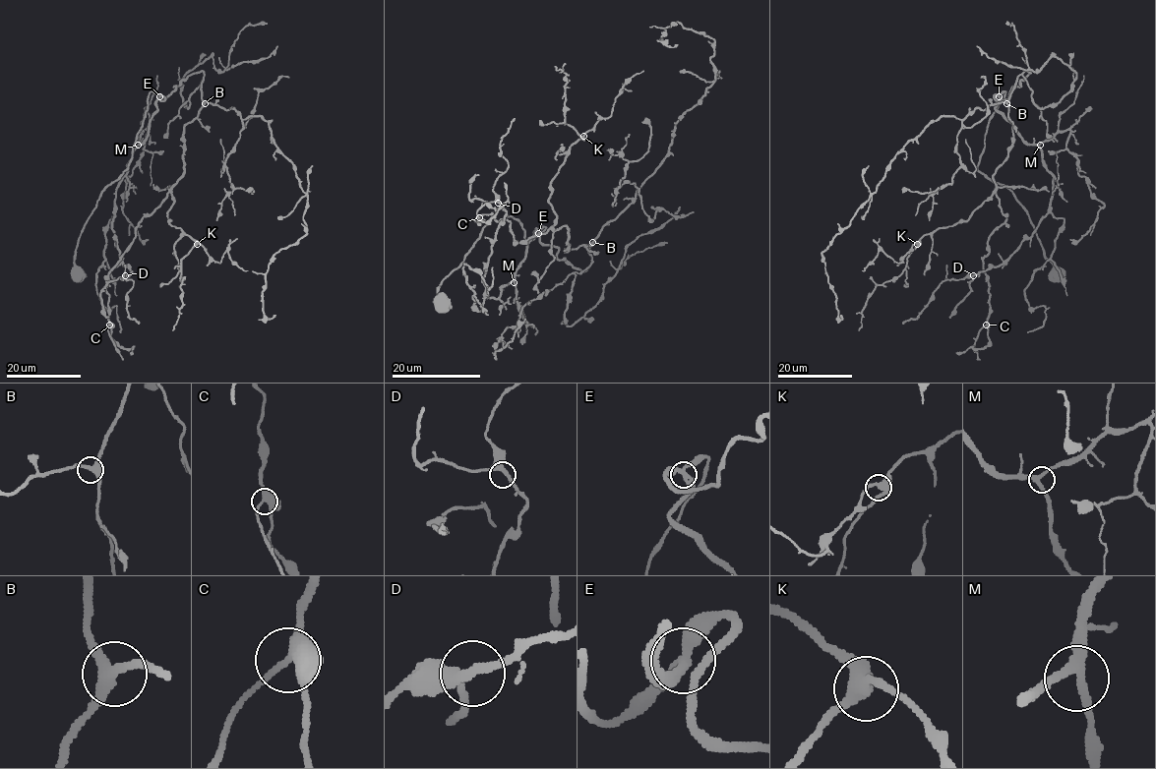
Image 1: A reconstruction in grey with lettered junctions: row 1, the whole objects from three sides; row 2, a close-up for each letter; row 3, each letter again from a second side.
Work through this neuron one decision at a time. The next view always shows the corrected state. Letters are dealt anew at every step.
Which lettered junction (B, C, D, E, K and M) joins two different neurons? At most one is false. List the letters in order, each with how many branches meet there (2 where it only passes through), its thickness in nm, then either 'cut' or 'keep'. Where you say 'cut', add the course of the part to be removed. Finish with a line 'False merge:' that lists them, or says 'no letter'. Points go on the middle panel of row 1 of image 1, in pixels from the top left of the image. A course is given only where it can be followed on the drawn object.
B: 3 branches meet; 320 nm thick; keep
C: 3 branches meet; 360 nm thick; keep
D: 3 branches meet; 280 nm thick; keep
E: 3 branches meet; 280 nm thick; keep
K: 3 branches meet; 360 nm thick; keep
M: 3 branches meet; 280 nm thick; keep
False merge: no letter

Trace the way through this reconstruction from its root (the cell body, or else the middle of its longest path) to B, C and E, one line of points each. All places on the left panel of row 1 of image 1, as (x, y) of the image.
B: (78, 274), (78, 239), (100, 194), (128, 167), (149, 93), (163, 100), (203, 71), (205, 103)
C: (78, 274), (78, 239), (128, 167), (149, 93), (163, 100), (203, 71), (184, 174), (108, 274), (109, 325)
E: (78, 274), (74, 256), (84, 226), (100, 194), (128, 167), (149, 93), (155, 91), (158, 96)

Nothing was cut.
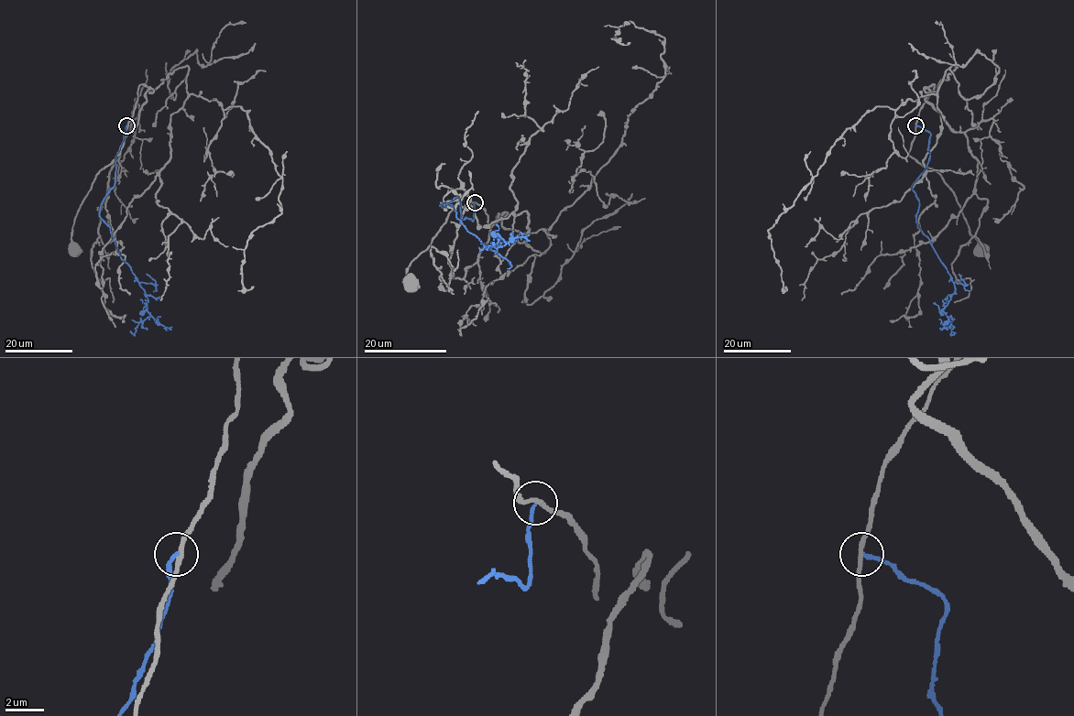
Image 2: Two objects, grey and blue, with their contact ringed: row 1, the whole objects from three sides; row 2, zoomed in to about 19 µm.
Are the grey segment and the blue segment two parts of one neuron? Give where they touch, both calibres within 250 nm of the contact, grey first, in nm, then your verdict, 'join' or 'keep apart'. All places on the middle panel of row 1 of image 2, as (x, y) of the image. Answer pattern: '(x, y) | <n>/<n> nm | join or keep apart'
(475, 202) | 220/180 nm | keep apart

